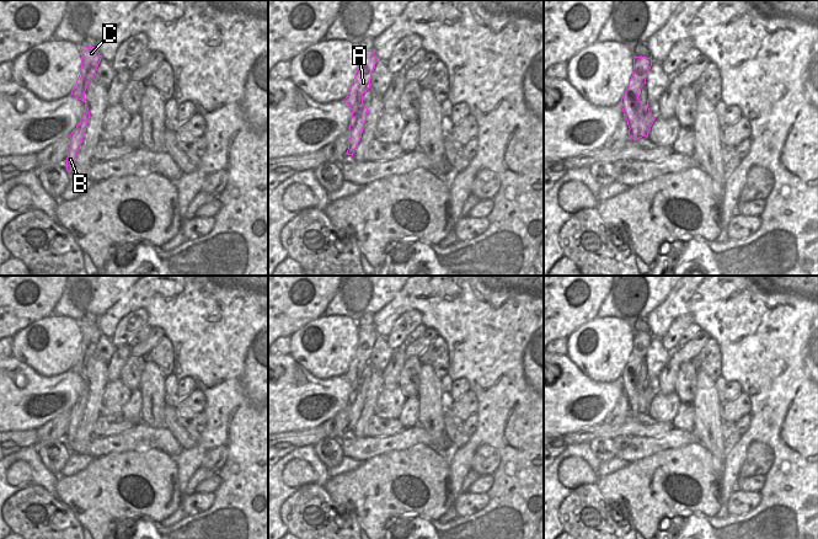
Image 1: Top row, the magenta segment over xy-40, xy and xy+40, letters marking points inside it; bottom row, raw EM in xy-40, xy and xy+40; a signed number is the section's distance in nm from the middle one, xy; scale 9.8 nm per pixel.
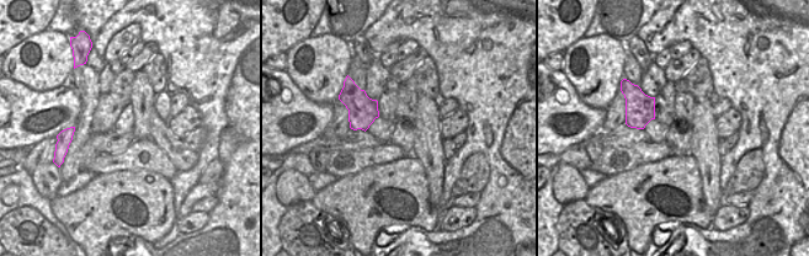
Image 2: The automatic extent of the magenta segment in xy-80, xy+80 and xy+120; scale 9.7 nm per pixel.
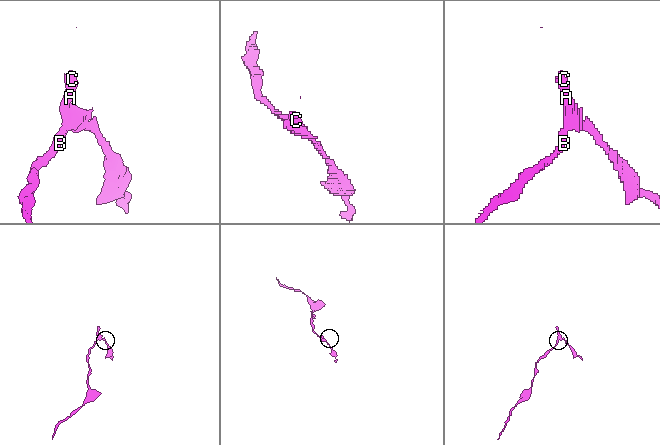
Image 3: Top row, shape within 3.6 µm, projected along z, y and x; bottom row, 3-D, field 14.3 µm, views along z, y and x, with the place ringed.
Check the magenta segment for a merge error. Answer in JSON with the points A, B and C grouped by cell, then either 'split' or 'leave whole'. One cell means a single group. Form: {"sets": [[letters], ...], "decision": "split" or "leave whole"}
{"sets": [["A", "C"], ["B"]], "decision": "split"}

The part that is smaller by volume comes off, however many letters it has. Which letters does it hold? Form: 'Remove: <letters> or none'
Remove: A, C

